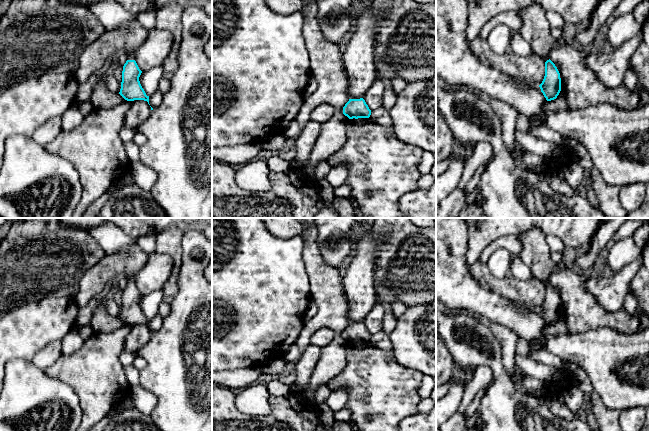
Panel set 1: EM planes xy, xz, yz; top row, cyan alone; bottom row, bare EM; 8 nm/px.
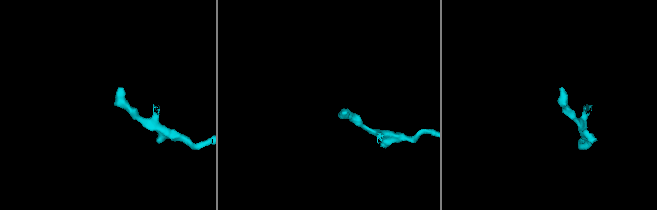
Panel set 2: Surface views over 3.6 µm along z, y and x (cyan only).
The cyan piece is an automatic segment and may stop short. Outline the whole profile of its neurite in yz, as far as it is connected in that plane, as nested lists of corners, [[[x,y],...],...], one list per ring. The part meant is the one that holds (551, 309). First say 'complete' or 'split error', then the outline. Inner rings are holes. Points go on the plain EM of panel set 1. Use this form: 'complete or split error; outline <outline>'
split error; outline [[[530,228],[519,234],[522,247],[517,256],[532,272],[535,279],[545,286],[545,300],[539,309],[547,325],[557,322],[561,315],[560,297],[549,282],[550,274],[557,267],[551,259],[552,252],[545,234],[539,228]]]

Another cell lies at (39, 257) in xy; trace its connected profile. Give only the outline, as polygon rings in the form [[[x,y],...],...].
[[[21,218],[9,223],[0,241],[0,311],[10,304],[12,308],[39,300],[43,296],[74,297],[85,273],[106,256],[90,231],[62,226],[59,218]]]

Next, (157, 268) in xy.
[[[148,254],[144,266],[132,276],[132,280],[139,293],[142,296],[147,295],[161,289],[169,278],[172,268],[173,260],[170,256]]]

